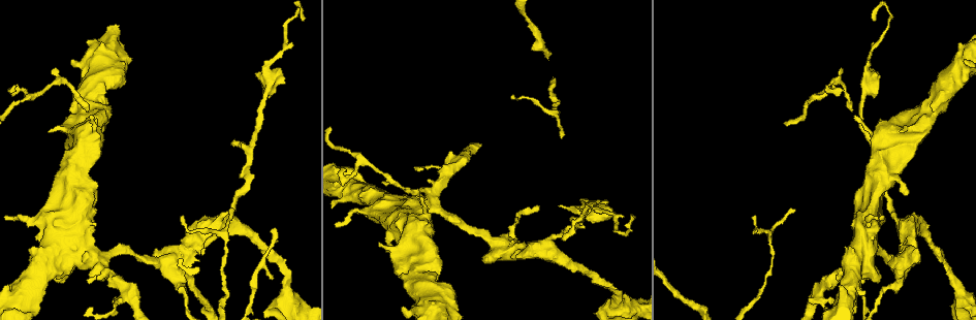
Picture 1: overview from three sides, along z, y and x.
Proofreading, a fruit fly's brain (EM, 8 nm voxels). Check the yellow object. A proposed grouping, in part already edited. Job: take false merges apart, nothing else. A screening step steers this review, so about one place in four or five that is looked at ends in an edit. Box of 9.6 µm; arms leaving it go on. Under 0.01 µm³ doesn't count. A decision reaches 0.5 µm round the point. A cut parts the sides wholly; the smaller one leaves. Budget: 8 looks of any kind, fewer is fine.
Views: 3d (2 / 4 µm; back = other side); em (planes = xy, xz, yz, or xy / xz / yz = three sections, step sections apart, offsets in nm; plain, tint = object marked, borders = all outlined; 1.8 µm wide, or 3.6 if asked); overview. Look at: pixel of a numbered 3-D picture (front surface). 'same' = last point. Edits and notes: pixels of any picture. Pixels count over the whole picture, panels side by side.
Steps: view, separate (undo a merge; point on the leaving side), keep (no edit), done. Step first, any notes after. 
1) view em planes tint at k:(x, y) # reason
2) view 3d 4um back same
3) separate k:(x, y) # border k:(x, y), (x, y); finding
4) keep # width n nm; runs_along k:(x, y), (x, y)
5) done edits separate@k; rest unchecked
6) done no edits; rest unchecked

view 3d 4um at 1:(32, 223) # calibre changes

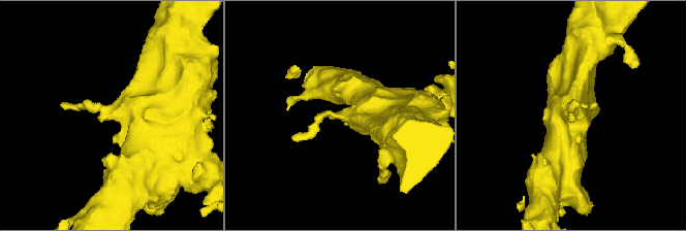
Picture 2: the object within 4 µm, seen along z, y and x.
view em 3.6um planes tint at 2:(342, 116) # shape alone is not enough

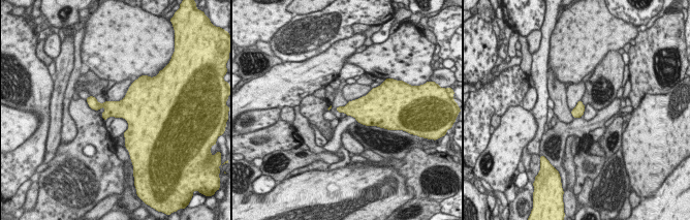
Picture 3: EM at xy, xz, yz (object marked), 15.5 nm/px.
keep # continuous, no second cell

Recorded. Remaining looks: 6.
view em planes plain at 1:(820, 97) # a fork

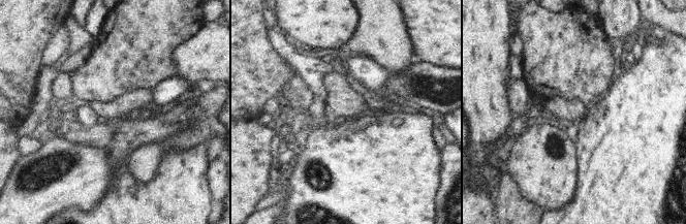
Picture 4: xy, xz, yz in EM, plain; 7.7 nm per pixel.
view em planes tint same # with the object marked

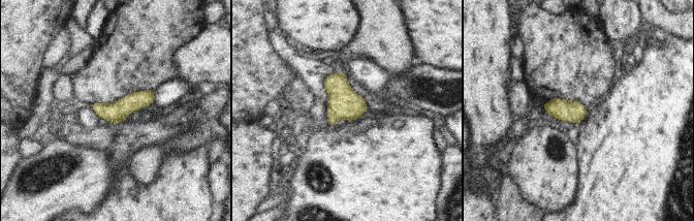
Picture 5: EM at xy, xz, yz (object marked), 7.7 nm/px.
keep # width 160 nm; all the same cell

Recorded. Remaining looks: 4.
done no edits; rest unchecked

